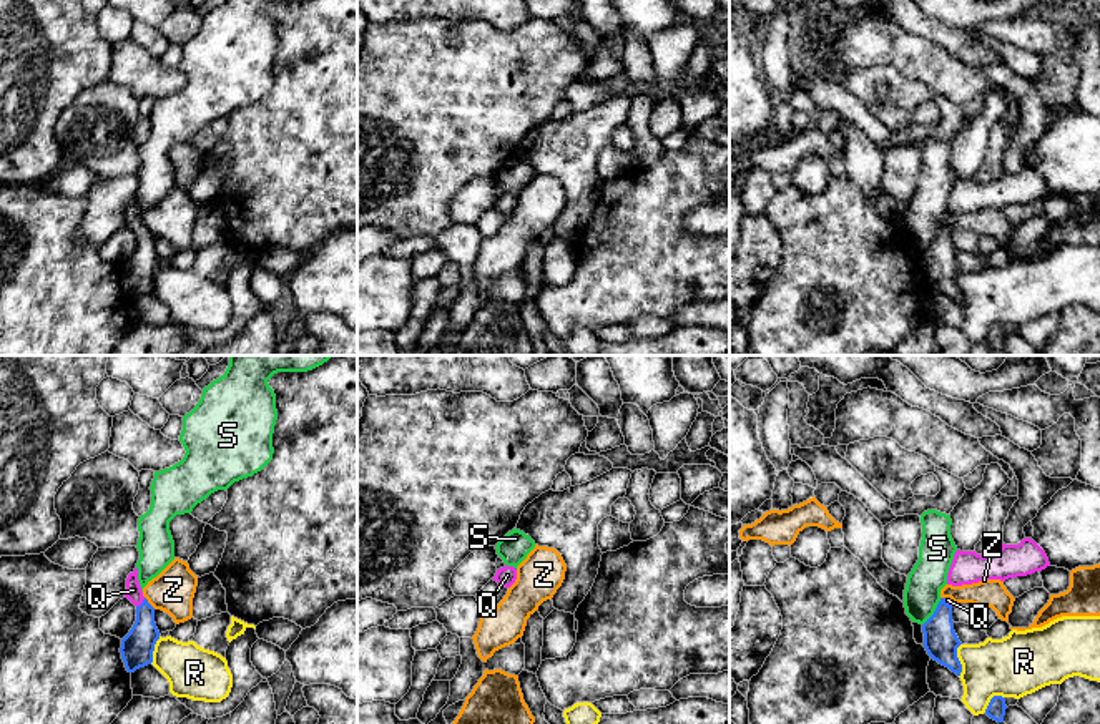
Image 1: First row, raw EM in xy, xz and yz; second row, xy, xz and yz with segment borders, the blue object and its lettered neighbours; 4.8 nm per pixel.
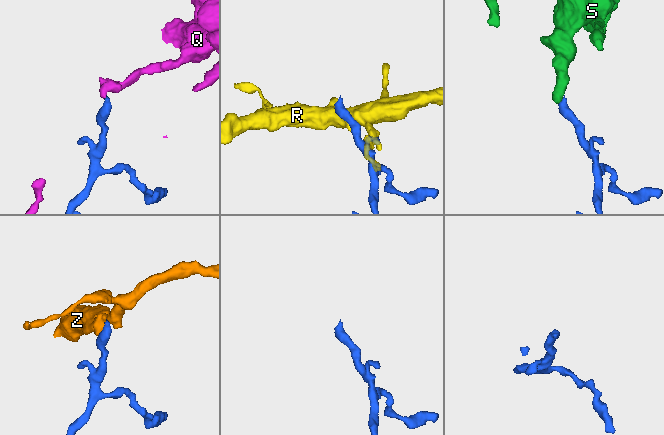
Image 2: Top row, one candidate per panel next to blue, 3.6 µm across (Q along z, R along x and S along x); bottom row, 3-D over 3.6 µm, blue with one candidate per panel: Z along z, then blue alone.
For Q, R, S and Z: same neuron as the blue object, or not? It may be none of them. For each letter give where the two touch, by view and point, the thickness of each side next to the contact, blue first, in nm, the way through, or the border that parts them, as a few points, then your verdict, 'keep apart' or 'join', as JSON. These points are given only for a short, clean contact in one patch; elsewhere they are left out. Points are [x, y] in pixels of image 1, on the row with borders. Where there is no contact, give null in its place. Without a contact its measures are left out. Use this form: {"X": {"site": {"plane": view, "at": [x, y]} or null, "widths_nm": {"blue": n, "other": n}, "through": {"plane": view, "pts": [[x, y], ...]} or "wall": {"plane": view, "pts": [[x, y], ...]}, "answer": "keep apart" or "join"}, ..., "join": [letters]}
{"Q": {"site": {"plane": "xy", "at": [142, 603]}, "widths_nm": {"blue": 160, "other": 80}, "through": {"plane": "xy", "pts": [[137, 648], [143, 636], [142, 603], [133, 590]]}, "answer": "join"}, "R": {"site": {"plane": "yz", "at": [957, 660]}, "widths_nm": {"blue": 160, "other": 280}, "answer": "keep apart"}, "S": {"site": {"plane": "yz", "at": [934, 611]}, "widths_nm": {"blue": 160, "other": 180}, "wall": {"plane": "yz", "pts": [[941, 598], [934, 613], [923, 625]]}, "answer": "keep apart"}, "Z": {"site": {"plane": "xy", "at": [148, 603]}, "widths_nm": {"blue": 160, "other": 200}, "wall": {"plane": "xy", "pts": [[145, 596], [155, 608]]}, "answer": "keep apart"}, "join": ["Q"]}

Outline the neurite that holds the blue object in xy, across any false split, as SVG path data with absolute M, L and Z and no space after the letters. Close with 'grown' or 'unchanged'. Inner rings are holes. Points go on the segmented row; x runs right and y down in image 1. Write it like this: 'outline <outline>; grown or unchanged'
outline M138 568L126 578L126 594L136 606L136 621L130 633L121 639L121 659L128 673L135 673L153 663L155 644L160 639L160 631L155 623L155 608L143 596Z; grown

